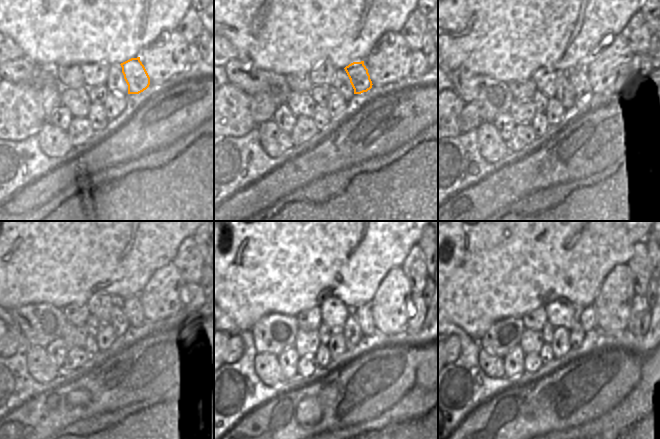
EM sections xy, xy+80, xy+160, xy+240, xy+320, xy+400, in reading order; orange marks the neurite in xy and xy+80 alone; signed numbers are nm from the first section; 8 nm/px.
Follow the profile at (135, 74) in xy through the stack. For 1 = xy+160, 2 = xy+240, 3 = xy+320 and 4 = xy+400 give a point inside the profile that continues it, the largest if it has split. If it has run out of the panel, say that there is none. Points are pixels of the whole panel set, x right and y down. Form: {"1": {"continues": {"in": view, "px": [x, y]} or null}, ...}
{"1": {"continues": {"in": "xy+160", "px": [578, 77]}}, "2": {"continues": {"in": "xy+240", "px": [131, 305]}}, "3": {"continues": {"in": "xy+320", "px": [363, 313]}}, "4": {"continues": {"in": "xy+400", "px": [586, 316]}}}

